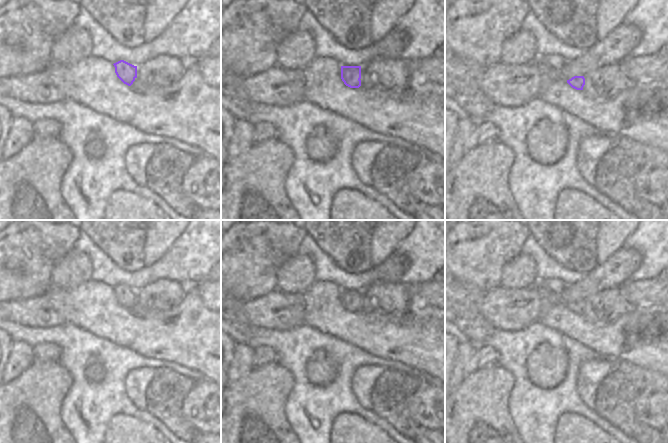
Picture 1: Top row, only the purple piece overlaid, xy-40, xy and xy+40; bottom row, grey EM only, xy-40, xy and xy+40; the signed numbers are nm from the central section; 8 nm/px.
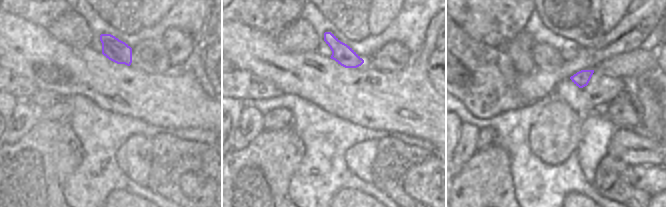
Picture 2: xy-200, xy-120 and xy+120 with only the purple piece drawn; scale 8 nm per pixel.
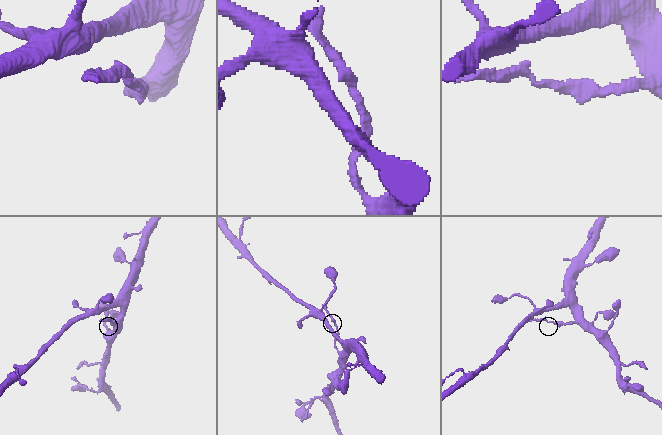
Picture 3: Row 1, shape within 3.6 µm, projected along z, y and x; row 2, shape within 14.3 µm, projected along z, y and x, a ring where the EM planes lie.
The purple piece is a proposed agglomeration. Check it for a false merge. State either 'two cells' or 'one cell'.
two cells

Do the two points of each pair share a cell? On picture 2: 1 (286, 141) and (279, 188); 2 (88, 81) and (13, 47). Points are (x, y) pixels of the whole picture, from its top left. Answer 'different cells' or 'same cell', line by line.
1: same cell
2: same cell

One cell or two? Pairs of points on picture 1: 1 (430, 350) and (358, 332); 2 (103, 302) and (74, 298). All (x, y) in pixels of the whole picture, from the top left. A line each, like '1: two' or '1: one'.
1: one
2: one

